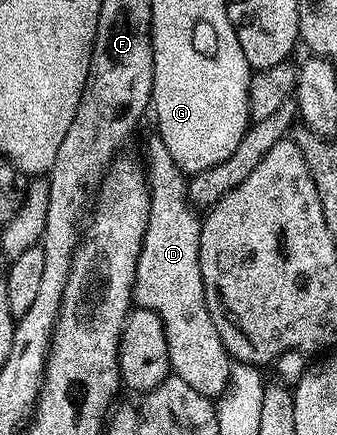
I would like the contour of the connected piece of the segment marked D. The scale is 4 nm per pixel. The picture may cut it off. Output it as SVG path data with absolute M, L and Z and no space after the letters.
M152 133L148 139L148 148L145 149L144 155L148 158L146 162L146 178L148 180L148 190L150 191L150 213L148 214L148 228L144 234L144 243L140 247L140 256L136 262L136 285L134 288L134 299L137 304L146 309L150 309L154 313L158 313L158 317L164 323L164 332L168 338L168 352L170 353L170 363L172 365L171 374L177 375L182 381L186 381L186 385L190 385L190 389L198 389L198 393L209 397L219 397L228 389L228 384L232 378L233 364L230 362L228 351L224 347L222 337L218 333L218 329L214 325L214 321L208 312L208 302L204 296L204 282L202 281L202 273L200 272L200 225L201 216L198 214L197 208L193 206L188 197L189 180L186 178L185 172L174 161L174 157L170 157L170 153L166 149L166 145L161 141L159 134Z

